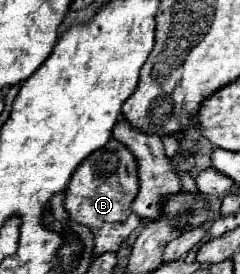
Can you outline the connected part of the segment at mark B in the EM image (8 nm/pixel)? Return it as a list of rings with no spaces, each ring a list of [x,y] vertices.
[[[110,139],[102,149],[94,151],[70,177],[64,193],[64,209],[72,221],[86,225],[94,233],[94,255],[118,251],[122,241],[140,225],[138,215],[132,213],[130,203],[138,195],[138,163],[134,155],[116,139]]]

